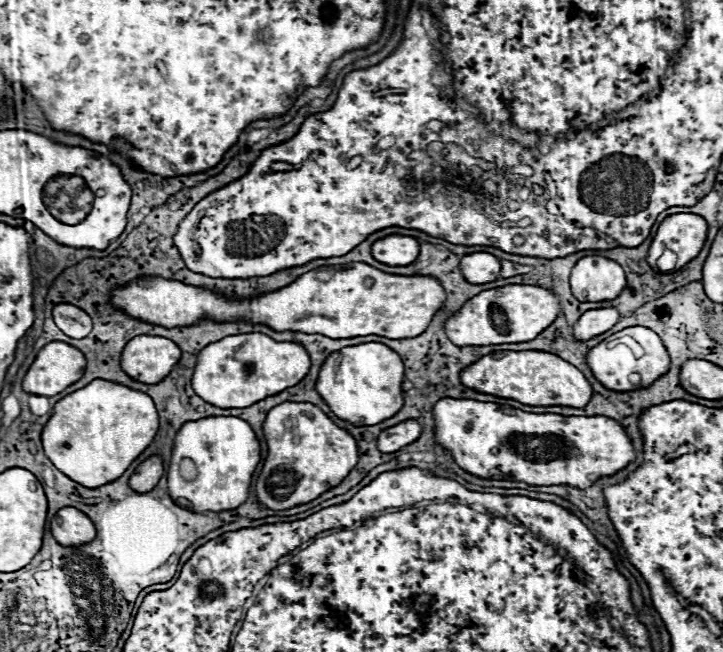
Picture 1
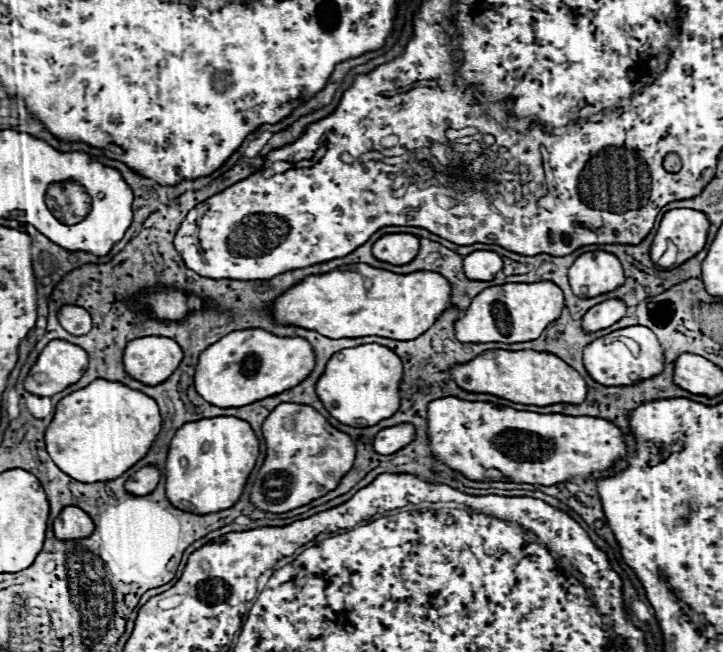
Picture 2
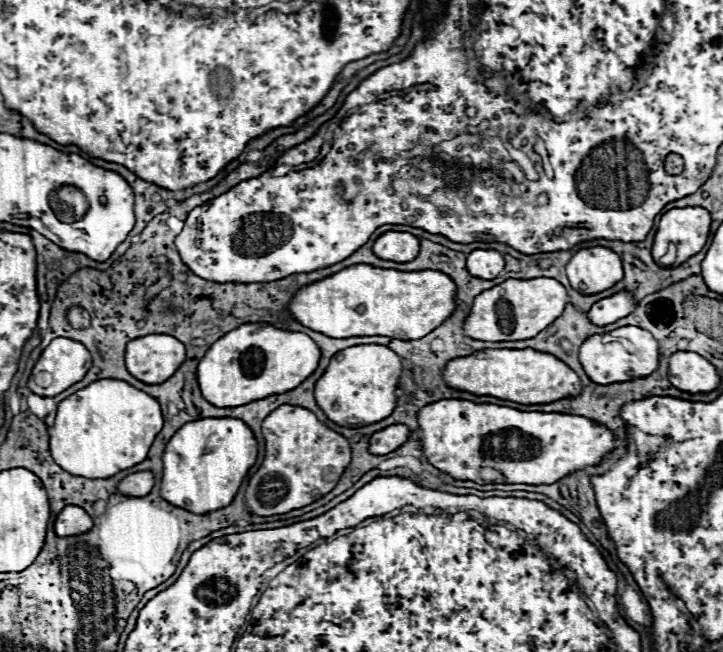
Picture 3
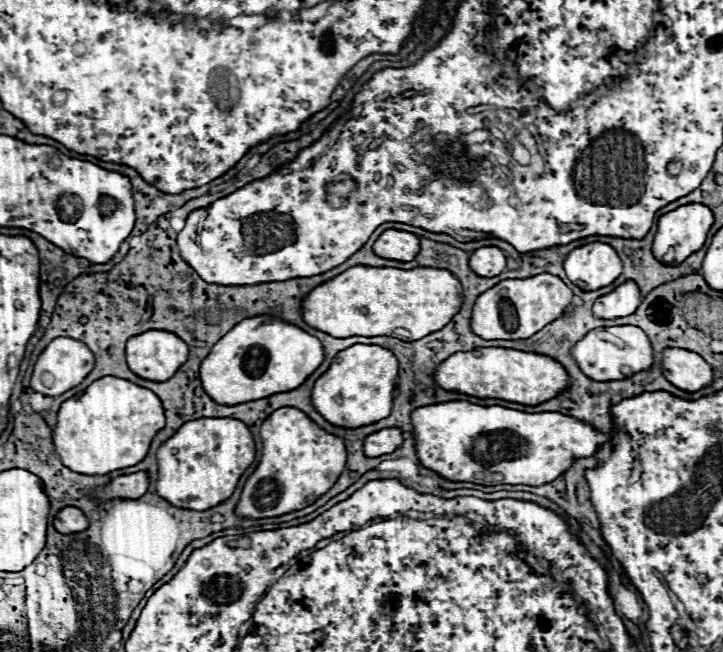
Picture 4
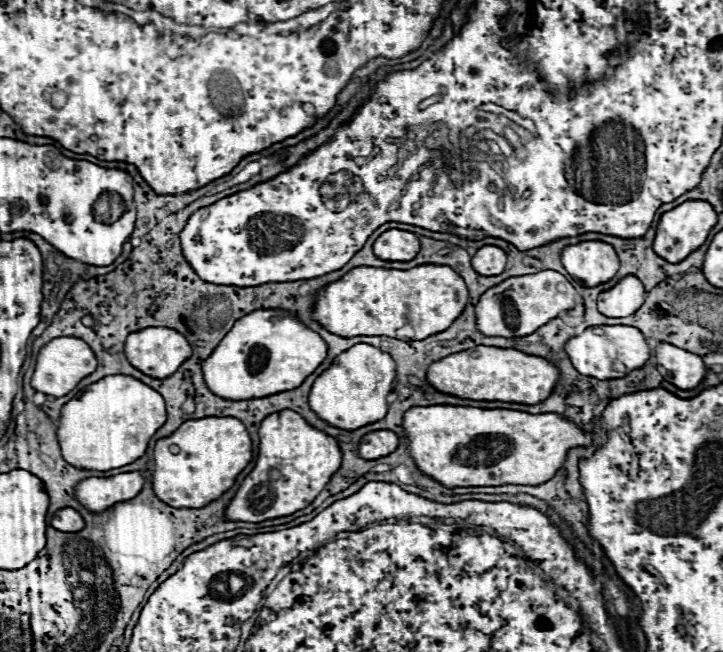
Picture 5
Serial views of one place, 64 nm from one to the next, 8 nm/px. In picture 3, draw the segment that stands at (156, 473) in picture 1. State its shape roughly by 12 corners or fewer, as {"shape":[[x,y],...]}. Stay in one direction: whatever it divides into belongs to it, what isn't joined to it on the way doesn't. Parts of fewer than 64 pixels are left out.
{"shape":[[154,472],[126,476],[118,490],[126,496],[146,496],[154,486]]}

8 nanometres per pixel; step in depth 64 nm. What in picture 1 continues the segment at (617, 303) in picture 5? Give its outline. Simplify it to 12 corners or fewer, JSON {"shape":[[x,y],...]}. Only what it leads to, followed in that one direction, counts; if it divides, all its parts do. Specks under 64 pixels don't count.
{"shape":[[614,308],[588,310],[572,326],[576,340],[604,334],[618,322]]}

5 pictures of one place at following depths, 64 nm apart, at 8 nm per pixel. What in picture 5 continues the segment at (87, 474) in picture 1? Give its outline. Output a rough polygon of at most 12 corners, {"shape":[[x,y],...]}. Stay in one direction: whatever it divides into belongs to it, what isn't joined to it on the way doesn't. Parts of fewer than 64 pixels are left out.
{"shape":[[104,376],[62,406],[68,464],[106,472],[144,456],[162,396]]}

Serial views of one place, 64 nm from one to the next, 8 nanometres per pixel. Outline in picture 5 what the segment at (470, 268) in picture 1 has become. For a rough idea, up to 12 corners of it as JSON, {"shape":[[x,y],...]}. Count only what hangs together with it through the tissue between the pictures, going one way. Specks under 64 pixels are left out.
{"shape":[[482,246],[472,268],[482,276],[498,276],[506,268],[506,252]]}

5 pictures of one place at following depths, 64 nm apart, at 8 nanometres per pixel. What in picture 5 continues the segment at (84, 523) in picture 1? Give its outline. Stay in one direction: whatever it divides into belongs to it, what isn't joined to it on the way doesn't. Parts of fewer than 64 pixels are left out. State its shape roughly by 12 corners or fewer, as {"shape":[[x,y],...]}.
{"shape":[[74,508],[54,514],[52,526],[60,532],[78,532],[84,518]]}

